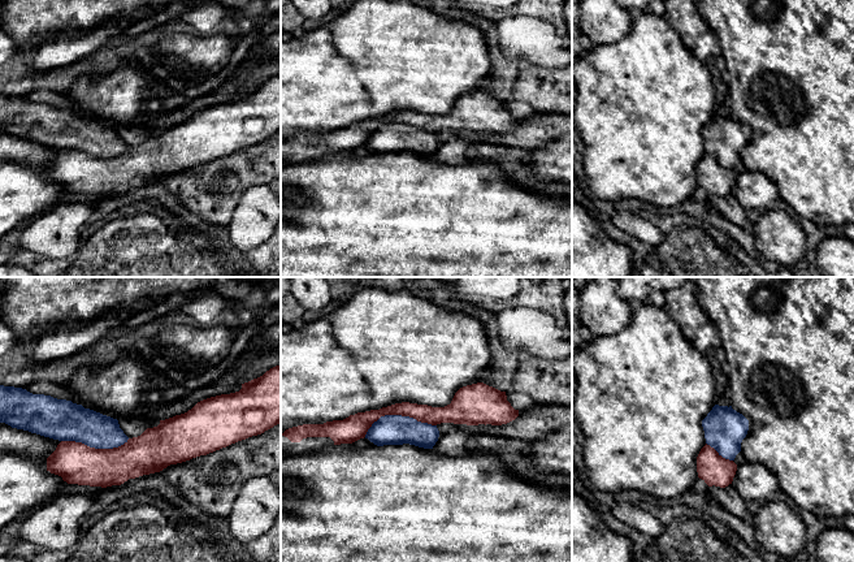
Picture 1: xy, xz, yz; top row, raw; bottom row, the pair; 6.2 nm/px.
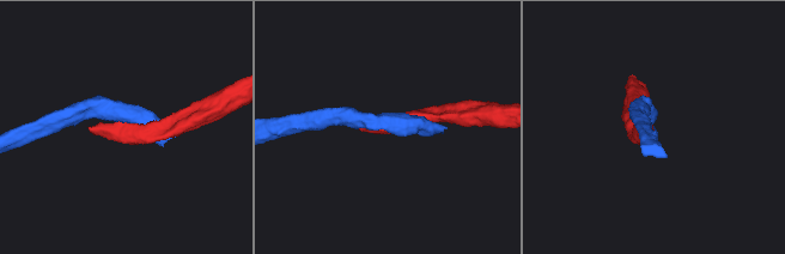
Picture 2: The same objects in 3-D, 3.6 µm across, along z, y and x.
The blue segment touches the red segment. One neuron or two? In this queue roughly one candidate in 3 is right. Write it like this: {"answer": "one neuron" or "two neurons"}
{"answer": "two neurons"}

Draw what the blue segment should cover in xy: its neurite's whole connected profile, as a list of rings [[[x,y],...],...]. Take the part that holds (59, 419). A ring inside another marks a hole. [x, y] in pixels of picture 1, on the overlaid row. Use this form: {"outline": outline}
{"outline": [[[0,385],[0,423],[58,441],[113,449],[127,442],[118,420],[82,405]]]}

